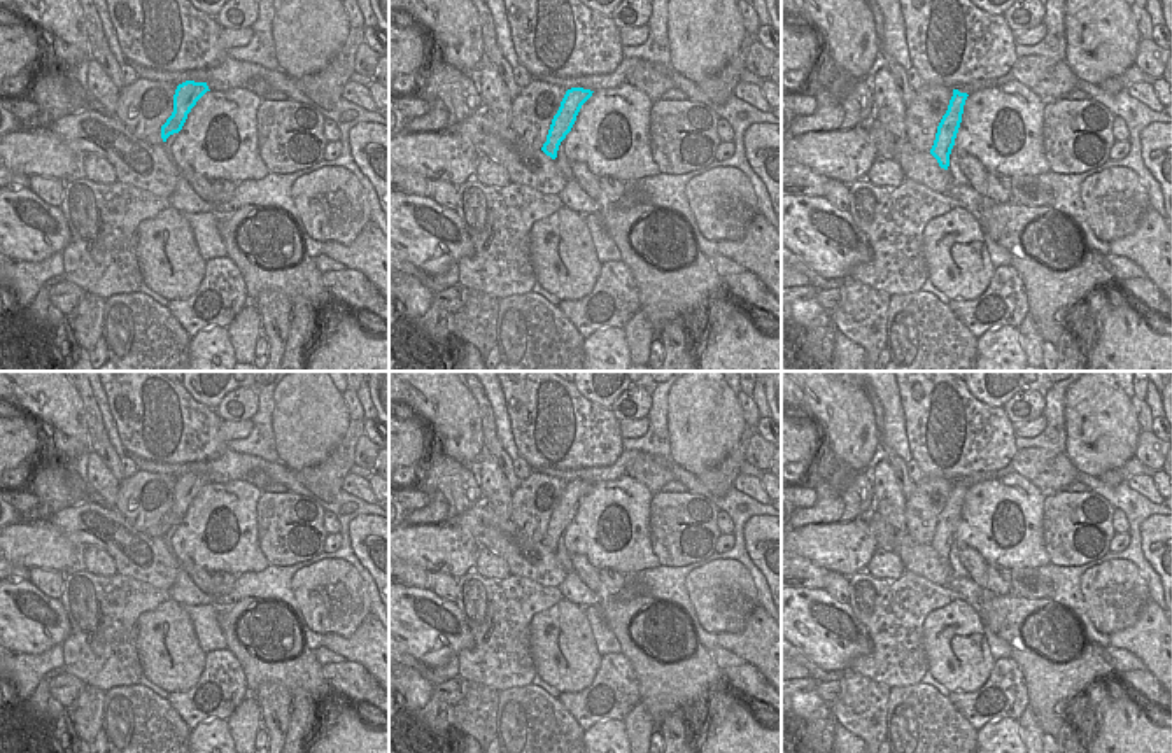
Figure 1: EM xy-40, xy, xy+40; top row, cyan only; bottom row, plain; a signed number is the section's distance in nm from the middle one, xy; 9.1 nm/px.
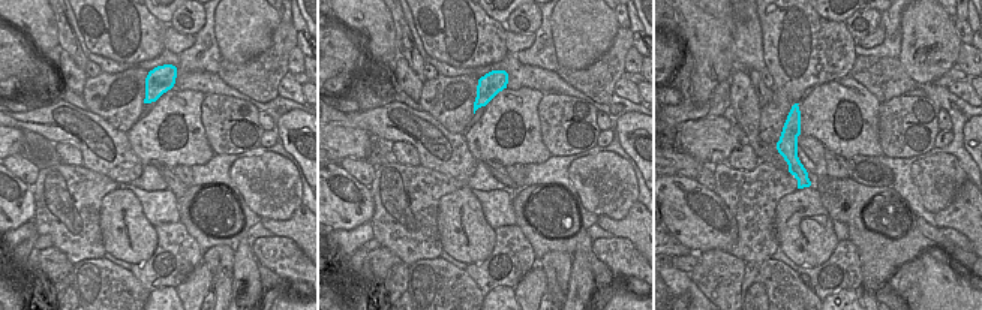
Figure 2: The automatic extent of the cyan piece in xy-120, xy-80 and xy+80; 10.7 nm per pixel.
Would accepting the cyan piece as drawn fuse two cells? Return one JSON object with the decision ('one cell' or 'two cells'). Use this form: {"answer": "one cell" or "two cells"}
{"answer": "one cell"}

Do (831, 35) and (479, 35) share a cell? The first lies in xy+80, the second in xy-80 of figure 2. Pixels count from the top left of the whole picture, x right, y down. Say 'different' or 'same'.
same

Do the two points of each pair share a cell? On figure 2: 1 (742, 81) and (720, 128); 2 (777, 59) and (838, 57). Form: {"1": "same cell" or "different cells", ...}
{"1": "different cells", "2": "same cell"}

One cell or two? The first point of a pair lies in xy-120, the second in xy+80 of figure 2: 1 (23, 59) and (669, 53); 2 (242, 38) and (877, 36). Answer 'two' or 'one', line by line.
1: one
2: two

